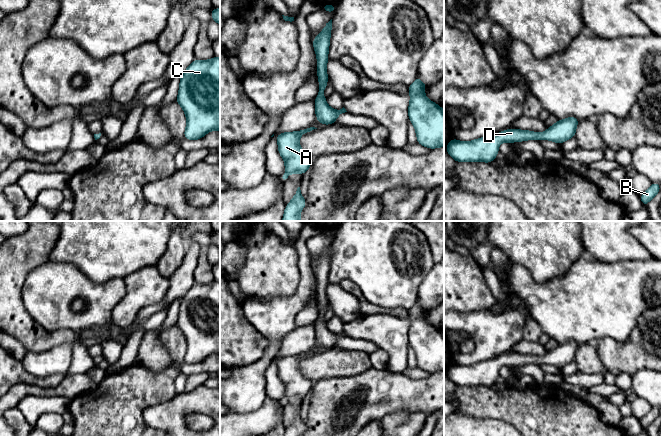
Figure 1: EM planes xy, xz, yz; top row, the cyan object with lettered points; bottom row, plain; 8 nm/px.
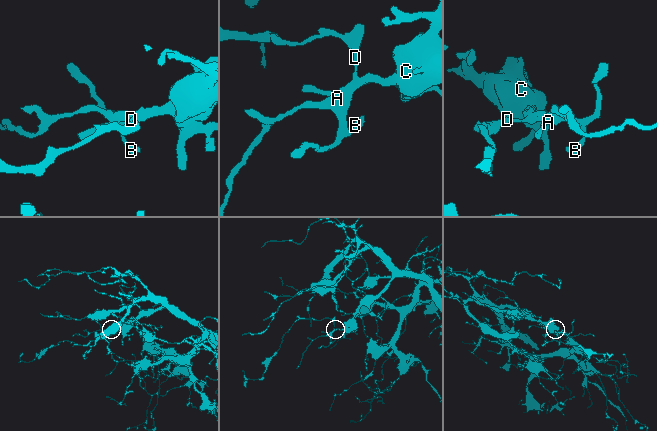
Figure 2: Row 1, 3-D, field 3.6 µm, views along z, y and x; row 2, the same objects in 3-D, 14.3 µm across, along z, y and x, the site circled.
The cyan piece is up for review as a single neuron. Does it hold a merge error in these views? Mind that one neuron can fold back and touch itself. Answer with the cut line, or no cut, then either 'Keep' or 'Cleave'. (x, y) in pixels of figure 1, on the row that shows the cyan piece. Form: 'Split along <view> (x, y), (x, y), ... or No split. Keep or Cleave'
No split. Keep

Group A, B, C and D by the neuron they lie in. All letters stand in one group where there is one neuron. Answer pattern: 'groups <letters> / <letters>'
groups A B C D

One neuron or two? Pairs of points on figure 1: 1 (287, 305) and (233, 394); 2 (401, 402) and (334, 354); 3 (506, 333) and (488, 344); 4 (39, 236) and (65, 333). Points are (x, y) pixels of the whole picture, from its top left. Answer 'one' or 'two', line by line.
1: one
2: two
3: one
4: one

